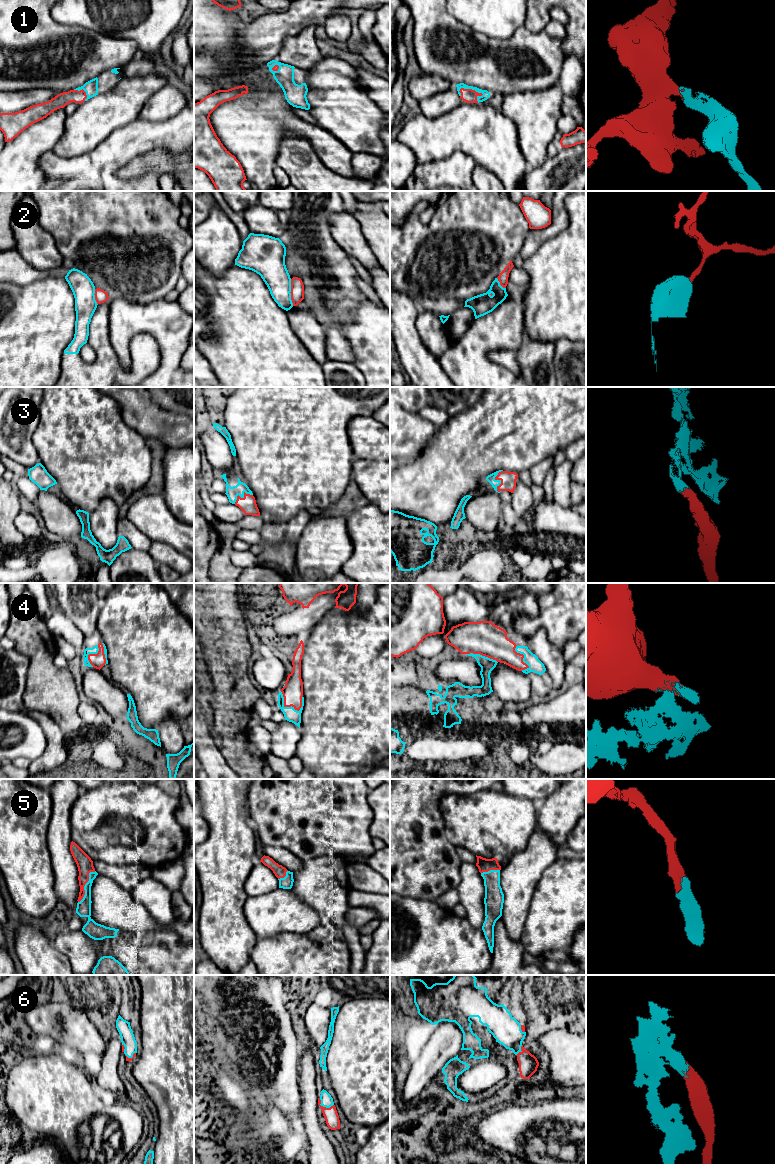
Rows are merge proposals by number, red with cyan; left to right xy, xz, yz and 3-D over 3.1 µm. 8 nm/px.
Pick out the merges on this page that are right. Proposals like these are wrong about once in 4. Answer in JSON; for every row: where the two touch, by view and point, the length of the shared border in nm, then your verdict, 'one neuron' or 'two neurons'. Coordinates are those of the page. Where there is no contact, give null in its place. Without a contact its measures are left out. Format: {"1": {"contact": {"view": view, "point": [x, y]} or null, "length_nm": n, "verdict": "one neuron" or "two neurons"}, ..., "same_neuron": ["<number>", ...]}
{"1": {"contact": {"view": "yz", "point": [471, 89]}, "length_nm": 200, "verdict": "one neuron"}, "2": {"contact": {"view": "xz", "point": [290, 292]}, "length_nm": 220, "verdict": "two neurons"}, "3": {"contact": {"view": "yz", "point": [499, 479]}, "length_nm": 190, "verdict": "one neuron"}, "4": {"contact": {"view": "xz", "point": [285, 706]}, "length_nm": 220, "verdict": "one neuron"}, "5": {"contact": {"view": "xy", "point": [84, 885]}, "length_nm": 300, "verdict": "one neuron"}, "6": {"contact": {"view": "xz", "point": [324, 1107]}, "length_nm": 130, "verdict": "one neuron"}, "same_neuron": ["1", "3", "4", "5", "6"]}

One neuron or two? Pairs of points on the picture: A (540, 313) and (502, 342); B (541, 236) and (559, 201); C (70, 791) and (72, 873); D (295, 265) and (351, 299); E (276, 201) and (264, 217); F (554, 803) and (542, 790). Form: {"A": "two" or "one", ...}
{"A": "two", "B": "one", "C": "one", "D": "one", "E": "two", "F": "two"}

